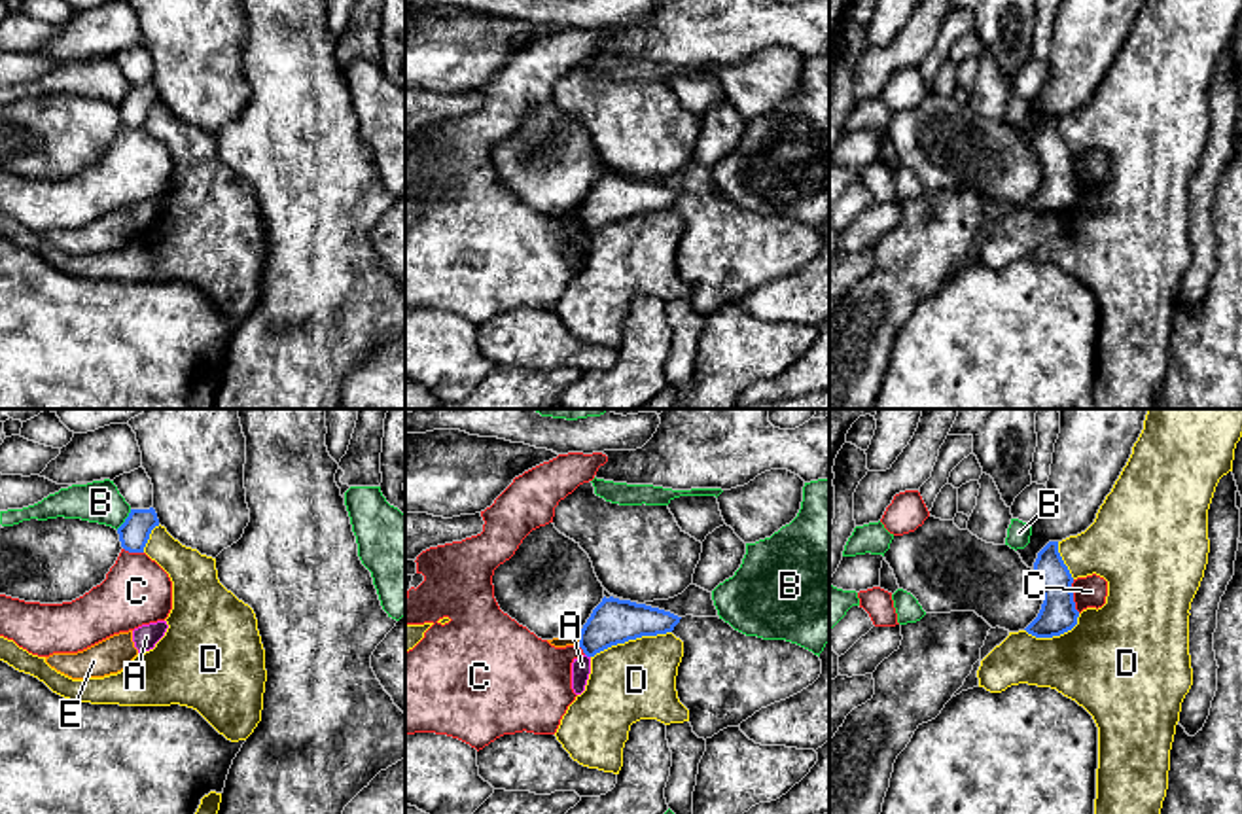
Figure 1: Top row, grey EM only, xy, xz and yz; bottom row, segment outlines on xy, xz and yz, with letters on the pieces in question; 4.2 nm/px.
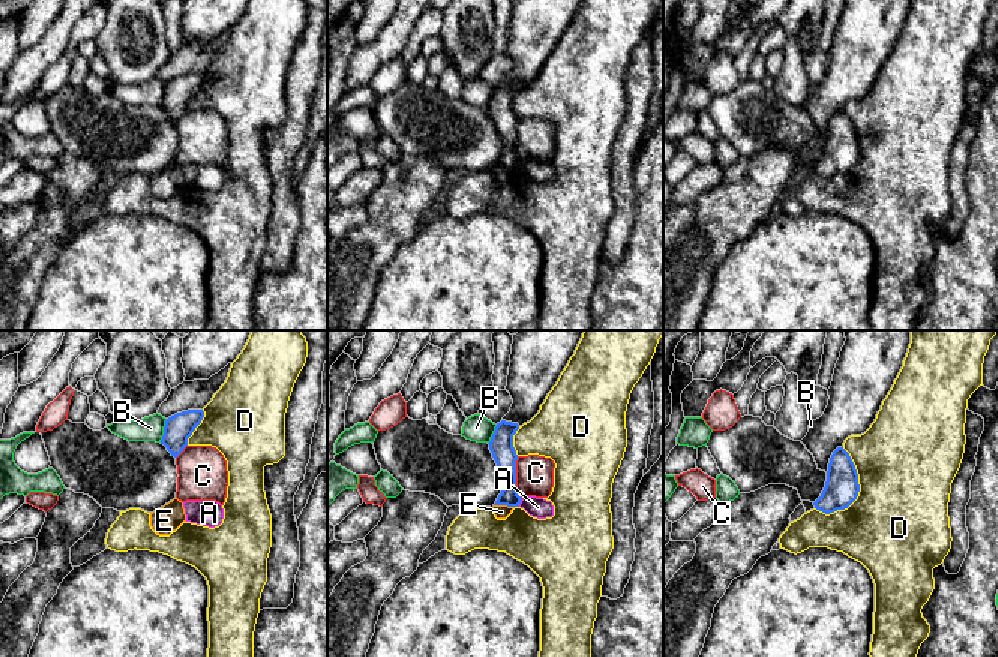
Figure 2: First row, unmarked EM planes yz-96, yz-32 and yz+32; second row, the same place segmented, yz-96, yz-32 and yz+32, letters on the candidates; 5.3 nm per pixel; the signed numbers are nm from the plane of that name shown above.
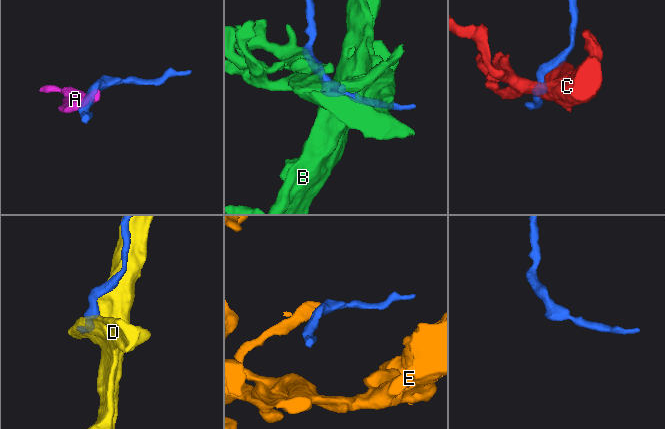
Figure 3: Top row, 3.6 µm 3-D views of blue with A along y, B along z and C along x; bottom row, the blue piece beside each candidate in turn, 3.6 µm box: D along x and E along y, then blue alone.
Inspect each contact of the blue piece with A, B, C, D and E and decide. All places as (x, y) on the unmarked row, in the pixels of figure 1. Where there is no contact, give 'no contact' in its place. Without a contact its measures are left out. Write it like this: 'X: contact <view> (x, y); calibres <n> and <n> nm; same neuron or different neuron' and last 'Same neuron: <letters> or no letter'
A: contact xz (587, 231); calibres 190 and 80 nm; different neuron
B: contact xy (125, 95); calibres 130 and 180 nm; different neuron
C: contact yz (1072, 173); calibres 160 and 140 nm; different neuron
D: contact xz (631, 214); calibres 190 and 340 nm; different neuron
E: contact xz (580, 216); calibres 190 and 50 nm; different neuron
Same neuron: no letter

